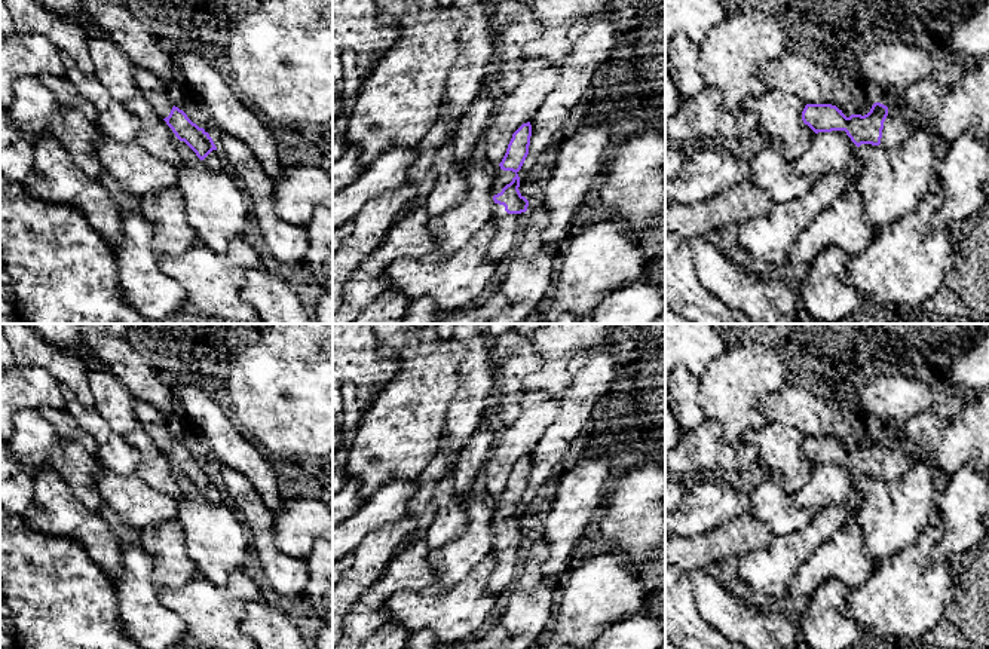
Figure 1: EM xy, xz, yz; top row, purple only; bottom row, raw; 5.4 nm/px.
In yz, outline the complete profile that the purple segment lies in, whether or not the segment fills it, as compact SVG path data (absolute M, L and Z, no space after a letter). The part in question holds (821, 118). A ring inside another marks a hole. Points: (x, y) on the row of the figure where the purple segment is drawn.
M875 102L864 116L851 114L846 117L842 110L832 104L806 104L802 120L815 134L845 131L851 141L861 144L882 146L891 149L906 140L919 126L919 120L900 107L888 107Z

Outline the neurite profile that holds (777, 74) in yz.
M794 52L765 65L759 77L768 91L793 94L806 104L836 105L846 117L867 114L875 104L861 77L860 56L832 52L826 62L812 62Z

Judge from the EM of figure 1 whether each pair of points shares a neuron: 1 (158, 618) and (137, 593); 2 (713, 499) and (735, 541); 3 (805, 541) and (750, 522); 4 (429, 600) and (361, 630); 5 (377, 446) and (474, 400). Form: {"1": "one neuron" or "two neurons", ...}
{"1": "one neuron", "2": "two neurons", "3": "two neurons", "4": "two neurons", "5": "two neurons"}

